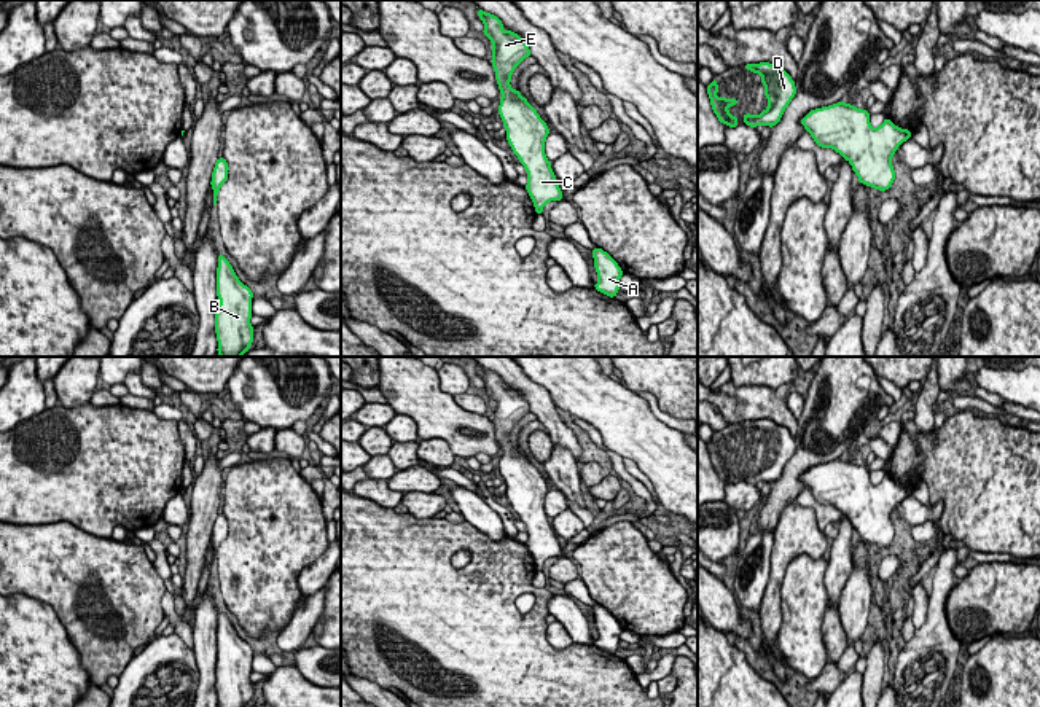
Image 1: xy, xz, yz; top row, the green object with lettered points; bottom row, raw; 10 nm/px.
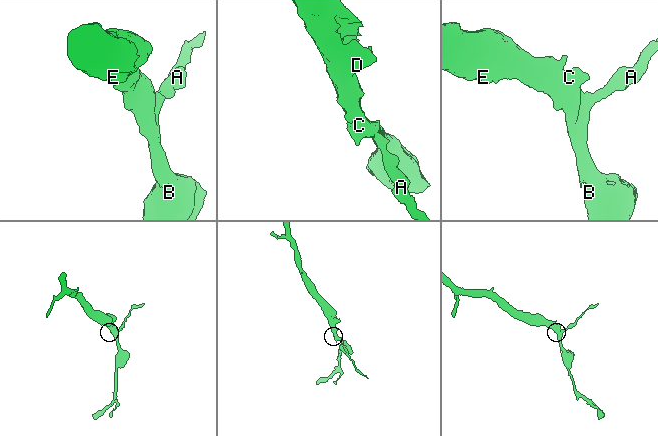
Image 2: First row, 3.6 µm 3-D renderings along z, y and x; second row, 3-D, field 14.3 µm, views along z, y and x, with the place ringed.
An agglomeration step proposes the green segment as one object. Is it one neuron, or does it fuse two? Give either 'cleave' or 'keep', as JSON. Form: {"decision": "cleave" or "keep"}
{"decision": "keep"}

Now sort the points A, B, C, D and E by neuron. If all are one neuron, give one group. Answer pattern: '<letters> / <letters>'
A B C D E

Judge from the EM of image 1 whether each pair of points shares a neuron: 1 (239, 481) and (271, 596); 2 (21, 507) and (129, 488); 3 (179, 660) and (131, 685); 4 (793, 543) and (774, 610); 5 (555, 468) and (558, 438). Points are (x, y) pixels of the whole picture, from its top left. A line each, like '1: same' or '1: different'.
1: same
2: same
3: same
4: same
5: different

